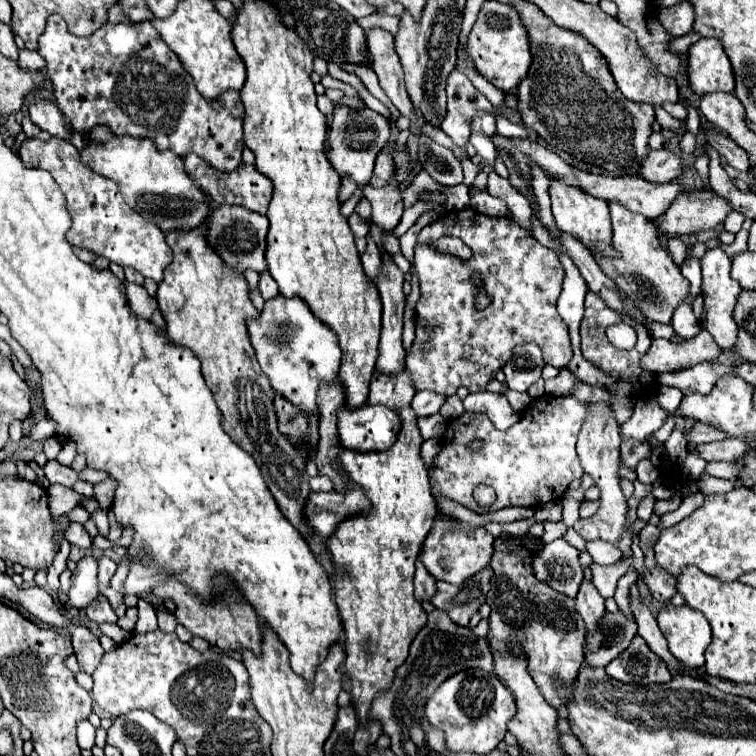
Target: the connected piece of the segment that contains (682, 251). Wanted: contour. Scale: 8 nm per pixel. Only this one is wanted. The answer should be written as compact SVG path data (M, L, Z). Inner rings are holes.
M677 236L669 238L668 249L670 255L673 256L673 260L675 260L677 264L681 264L681 262L686 259L686 244L685 242L681 242Z

